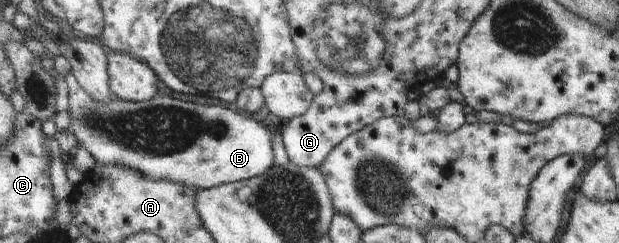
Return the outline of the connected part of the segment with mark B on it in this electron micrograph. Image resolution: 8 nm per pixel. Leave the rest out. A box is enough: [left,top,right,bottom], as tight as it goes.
[66,71,276,190]

